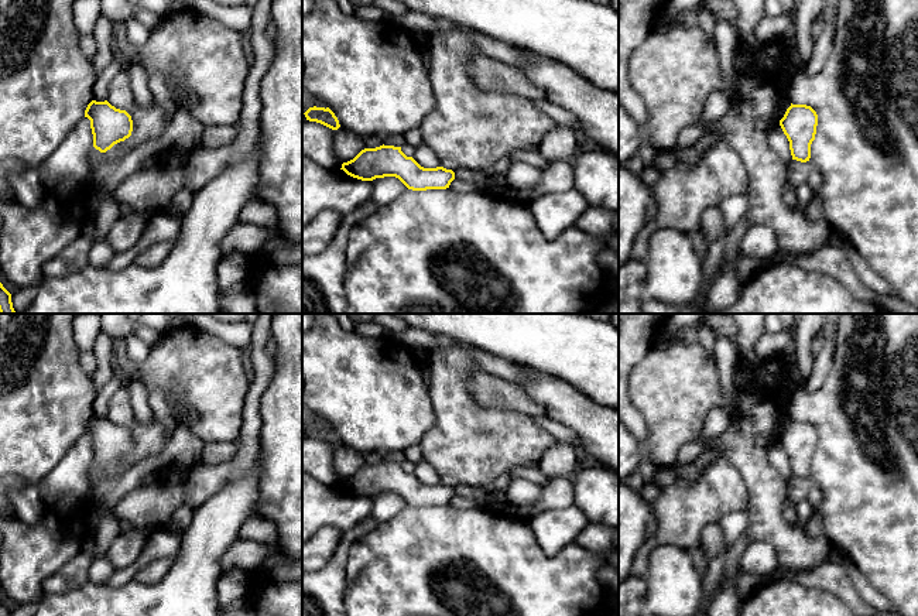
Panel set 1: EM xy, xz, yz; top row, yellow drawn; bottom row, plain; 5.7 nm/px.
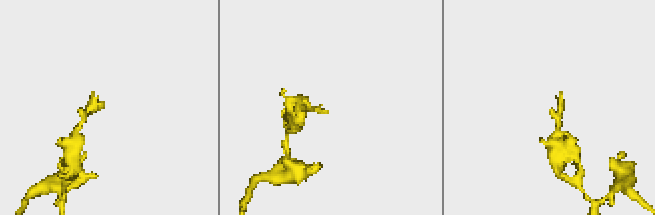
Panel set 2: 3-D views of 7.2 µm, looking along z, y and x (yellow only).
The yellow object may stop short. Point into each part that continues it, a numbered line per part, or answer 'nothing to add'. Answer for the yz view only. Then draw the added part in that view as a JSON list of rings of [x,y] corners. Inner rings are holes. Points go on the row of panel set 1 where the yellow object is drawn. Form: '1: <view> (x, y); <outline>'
nothing to add

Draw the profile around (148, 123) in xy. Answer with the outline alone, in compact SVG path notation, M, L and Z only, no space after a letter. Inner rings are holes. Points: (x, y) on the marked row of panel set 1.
M126 68L120 69L110 81L107 86L107 102L131 116L133 131L129 138L114 144L106 153L100 153L92 146L86 158L90 172L102 165L119 164L124 155L137 147L160 138L172 119L155 102L148 107L136 103L130 75Z

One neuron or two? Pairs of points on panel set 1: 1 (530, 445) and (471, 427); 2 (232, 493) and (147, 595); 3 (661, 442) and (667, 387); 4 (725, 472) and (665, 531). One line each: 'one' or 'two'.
1: one
2: one
3: one
4: one

